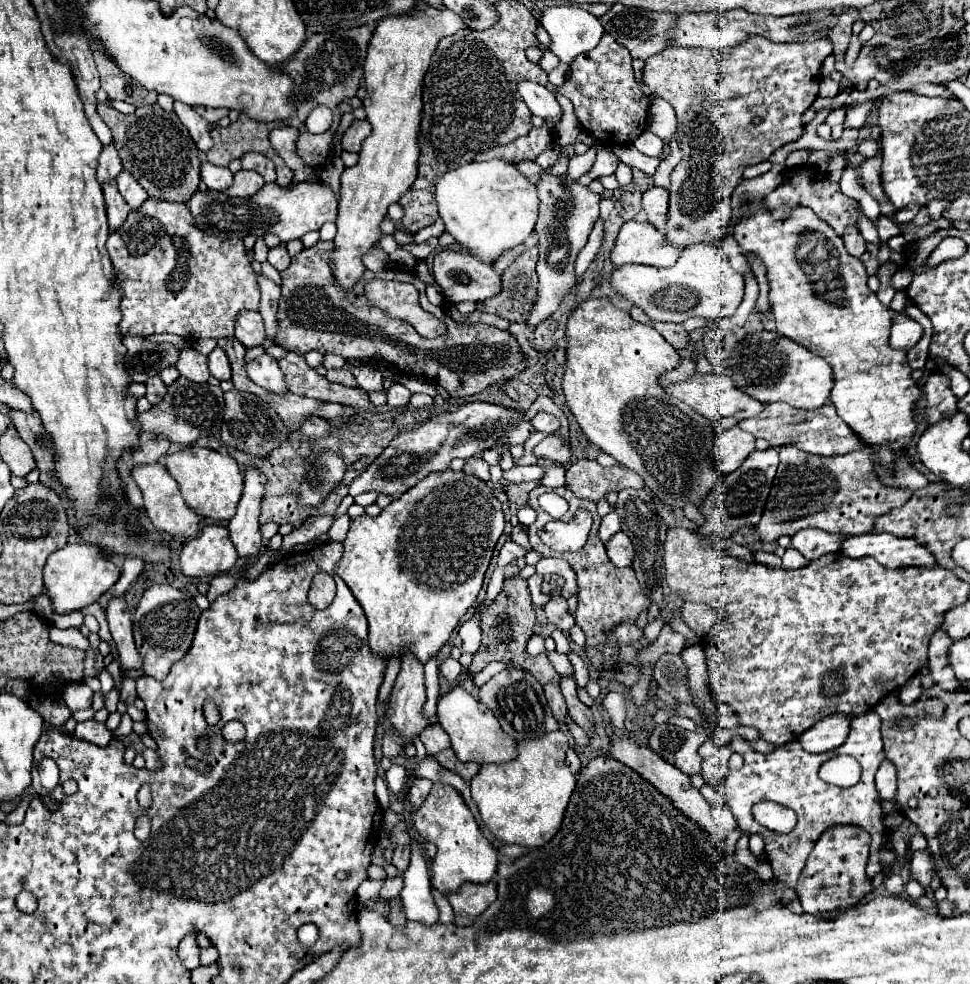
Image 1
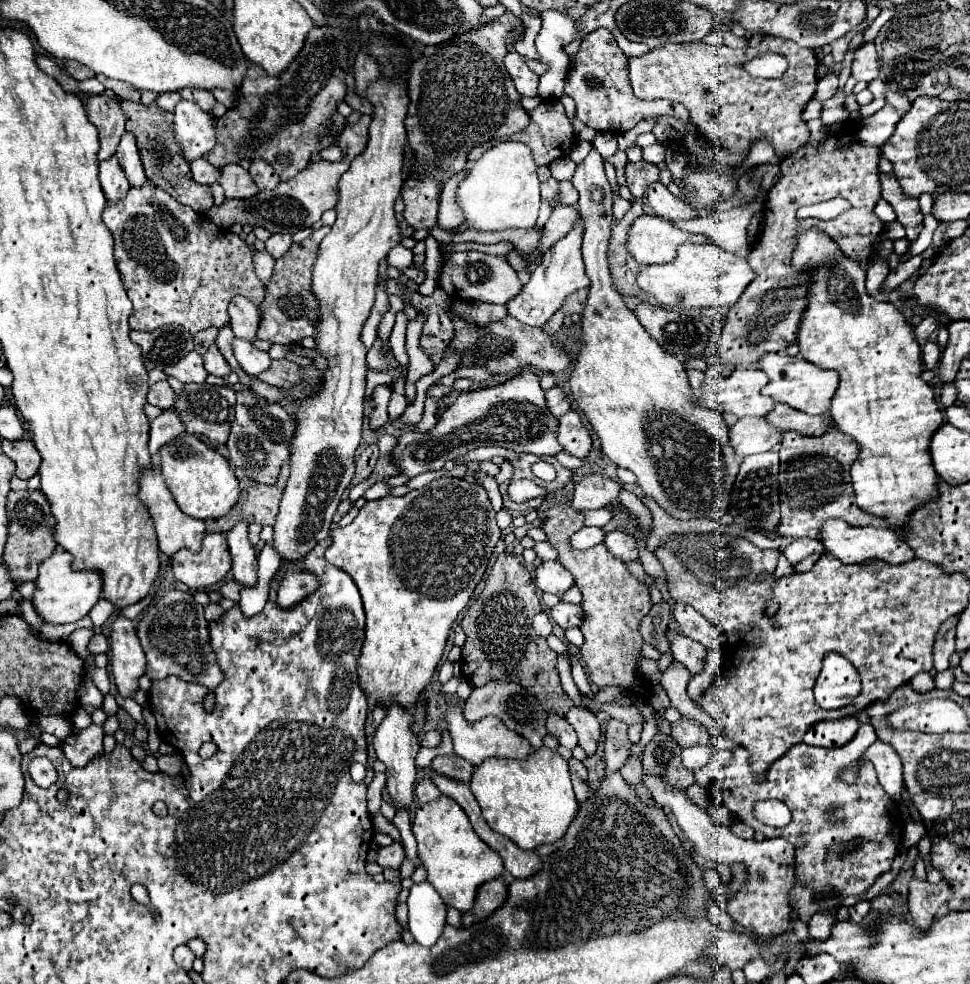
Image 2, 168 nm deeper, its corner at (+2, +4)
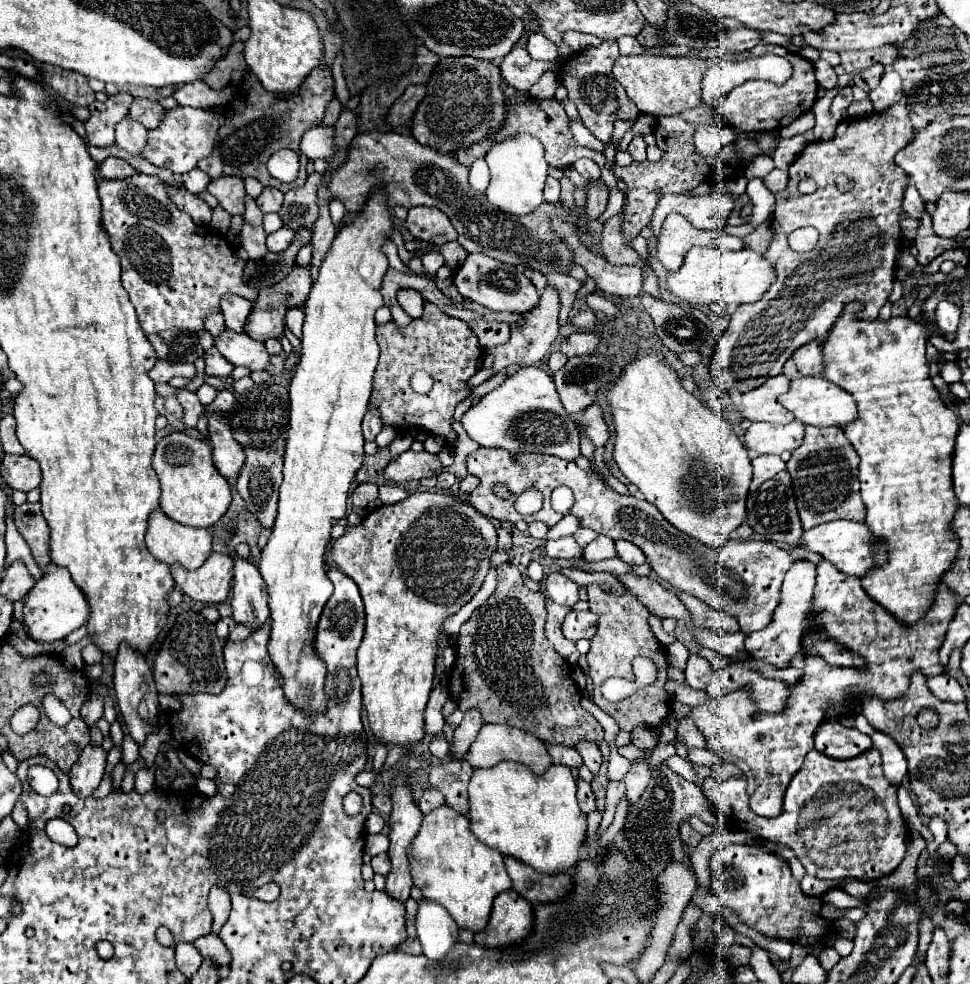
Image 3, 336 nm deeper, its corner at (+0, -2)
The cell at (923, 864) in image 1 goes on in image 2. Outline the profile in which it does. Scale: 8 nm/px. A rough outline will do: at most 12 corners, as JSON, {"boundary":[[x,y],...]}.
{"boundary":[[913,877],[907,905],[925,931],[937,909],[953,897],[945,879],[932,884]]}

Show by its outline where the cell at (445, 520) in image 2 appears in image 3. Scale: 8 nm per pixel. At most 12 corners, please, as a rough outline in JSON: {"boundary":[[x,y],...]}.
{"boundary":[[431,491],[347,525],[357,671],[379,741],[423,739],[441,627],[497,531]]}

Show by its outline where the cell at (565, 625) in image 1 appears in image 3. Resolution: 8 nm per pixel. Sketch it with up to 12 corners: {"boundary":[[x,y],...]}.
{"boundary":[[569,611],[561,631],[565,639],[591,639],[597,615]]}

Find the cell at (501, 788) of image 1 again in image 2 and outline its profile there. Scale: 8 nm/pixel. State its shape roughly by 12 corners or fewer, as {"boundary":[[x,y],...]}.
{"boundary":[[547,747],[485,759],[469,787],[493,831],[537,849],[577,815]]}

